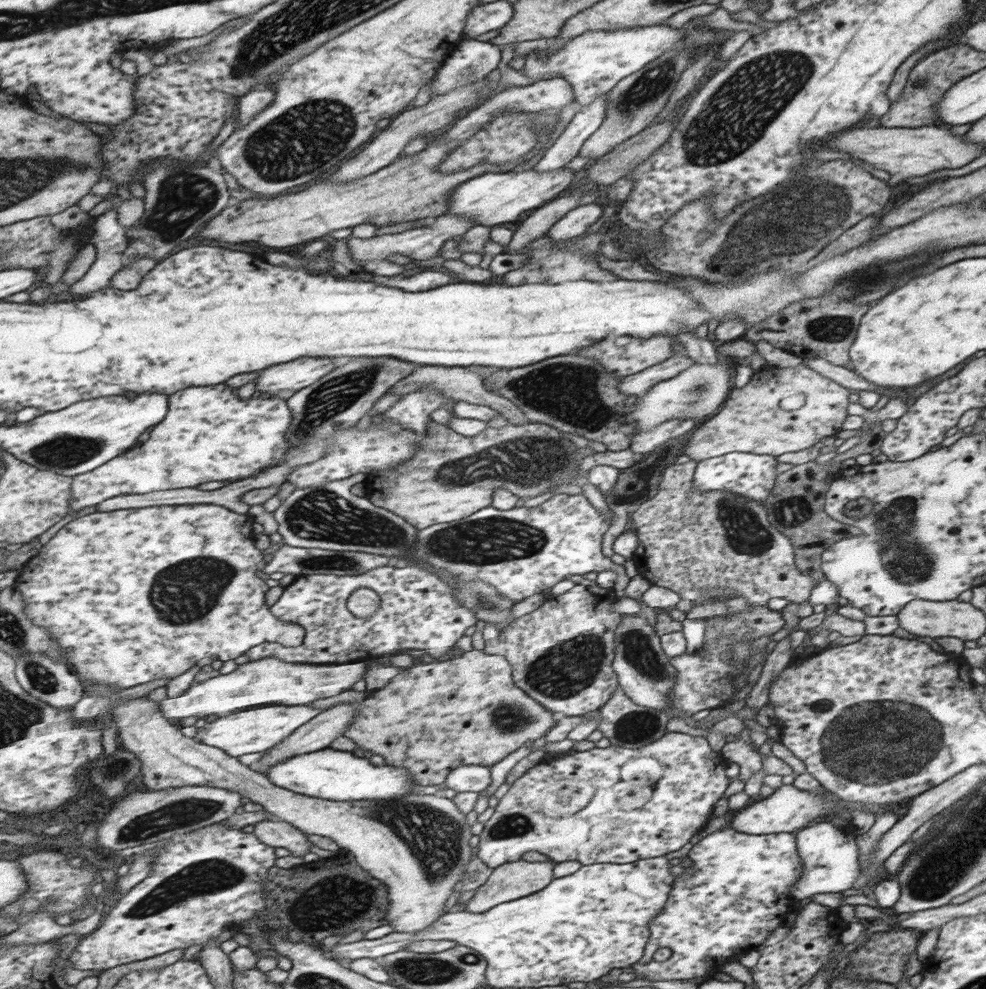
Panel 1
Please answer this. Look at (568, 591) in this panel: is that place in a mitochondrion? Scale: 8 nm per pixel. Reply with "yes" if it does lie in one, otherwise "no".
no

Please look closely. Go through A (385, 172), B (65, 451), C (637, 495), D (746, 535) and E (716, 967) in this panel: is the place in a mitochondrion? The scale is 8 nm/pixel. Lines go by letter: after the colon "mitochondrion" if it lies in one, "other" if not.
A: other
B: mitochondrion
C: other
D: mitochondrion
E: other

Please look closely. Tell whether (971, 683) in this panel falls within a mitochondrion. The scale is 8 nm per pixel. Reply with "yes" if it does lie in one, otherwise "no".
no

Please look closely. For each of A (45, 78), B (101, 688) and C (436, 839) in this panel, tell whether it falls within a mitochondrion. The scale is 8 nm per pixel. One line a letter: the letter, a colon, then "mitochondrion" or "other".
A: other
B: other
C: mitochondrion

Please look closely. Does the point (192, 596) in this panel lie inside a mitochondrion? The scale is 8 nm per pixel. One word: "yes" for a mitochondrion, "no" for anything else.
yes

